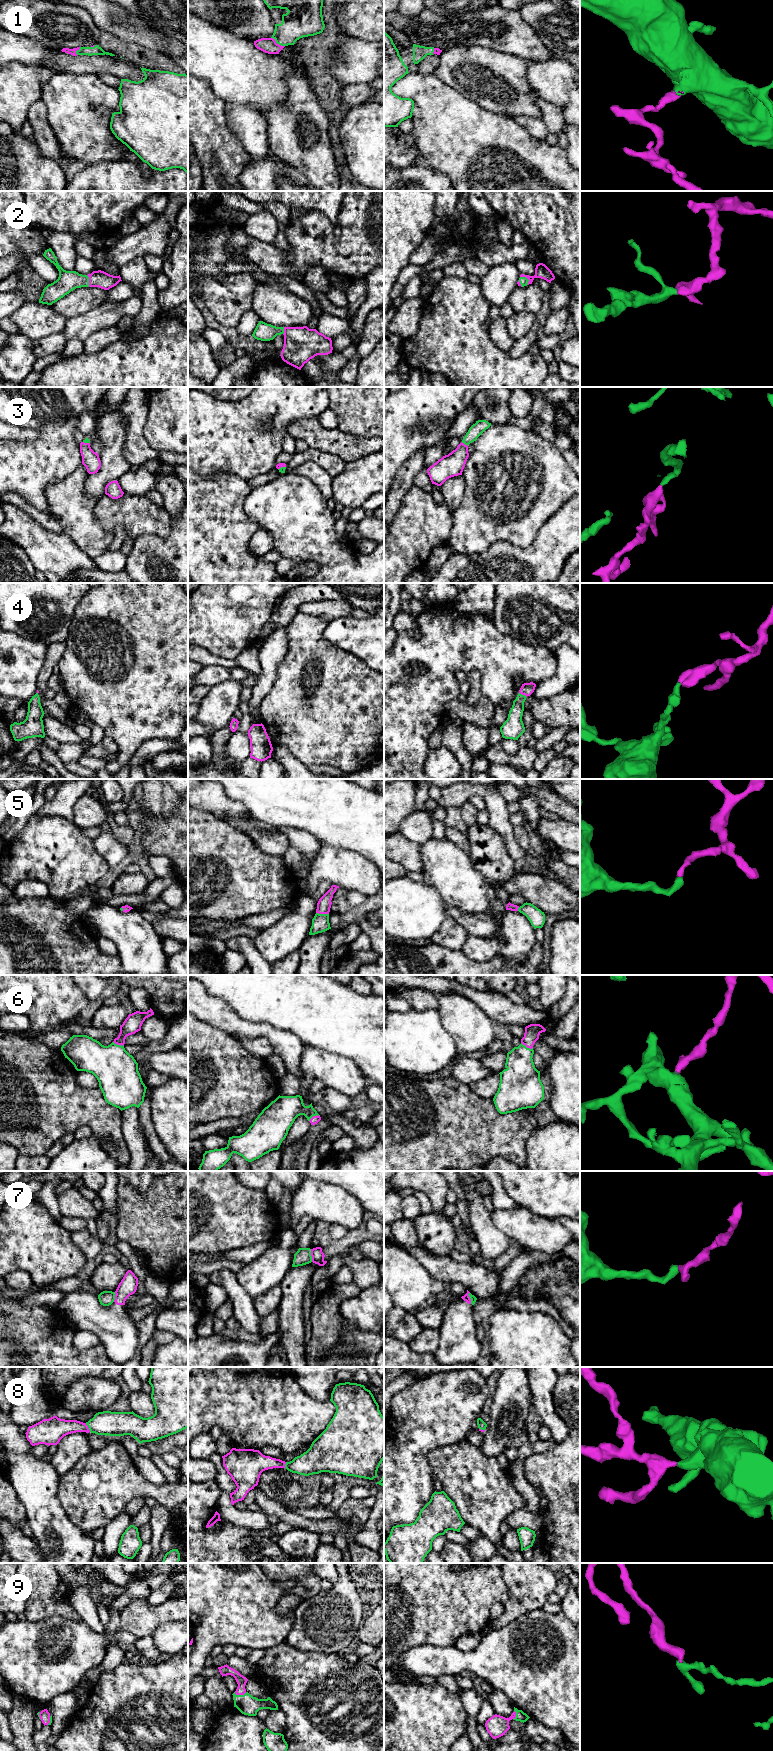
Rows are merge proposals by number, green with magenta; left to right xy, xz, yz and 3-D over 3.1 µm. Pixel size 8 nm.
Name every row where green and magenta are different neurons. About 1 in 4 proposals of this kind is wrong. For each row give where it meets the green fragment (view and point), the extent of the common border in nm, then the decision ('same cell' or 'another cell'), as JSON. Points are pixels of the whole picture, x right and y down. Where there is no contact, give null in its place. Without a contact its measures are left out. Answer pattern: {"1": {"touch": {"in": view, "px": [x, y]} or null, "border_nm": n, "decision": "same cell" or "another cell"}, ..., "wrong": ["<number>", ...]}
{"1": {"touch": {"in": "xz", "px": [278, 43]}, "border_nm": 130, "decision": "same cell"}, "2": {"touch": {"in": "yz", "px": [526, 278]}, "border_nm": 90, "decision": "same cell"}, "3": {"touch": {"in": "yz", "px": [464, 443]}, "border_nm": 70, "decision": "same cell"}, "4": {"touch": {"in": "yz", "px": [523, 695]}, "border_nm": 70, "decision": "same cell"}, "5": {"touch": {"in": "xz", "px": [322, 914]}, "border_nm": 110, "decision": "same cell"}, "6": {"touch": {"in": "xz", "px": [313, 1115]}, "border_nm": 100, "decision": "same cell"}, "7": {"touch": {"in": "xz", "px": [310, 1255]}, "border_nm": 110, "decision": "another cell"}, "8": {"touch": {"in": "xy", "px": [88, 1427]}, "border_nm": 80, "decision": "same cell"}, "9": {"touch": {"in": "xz", "px": [240, 1695]}, "border_nm": 100, "decision": "same cell"}, "wrong": ["7"]}

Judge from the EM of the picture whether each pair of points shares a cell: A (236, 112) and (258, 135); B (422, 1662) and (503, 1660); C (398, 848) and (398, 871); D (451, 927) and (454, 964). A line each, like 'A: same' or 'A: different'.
A: same
B: same
C: different
D: different

